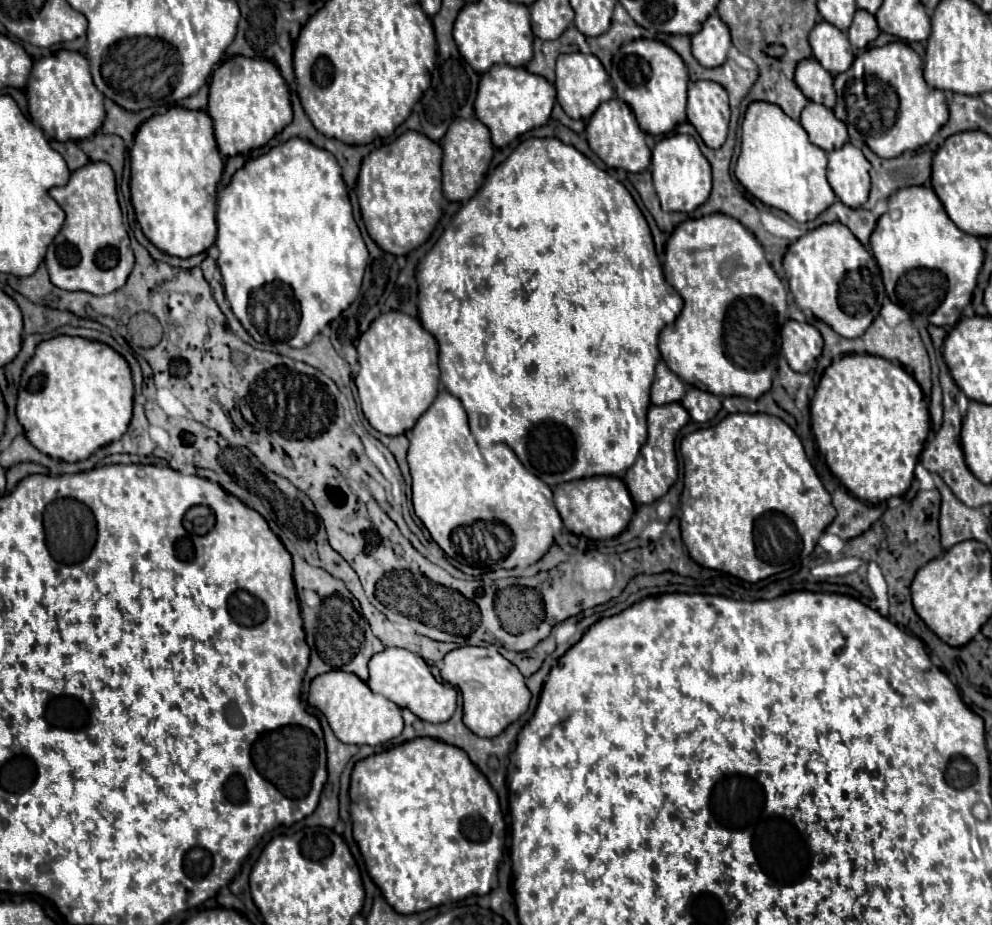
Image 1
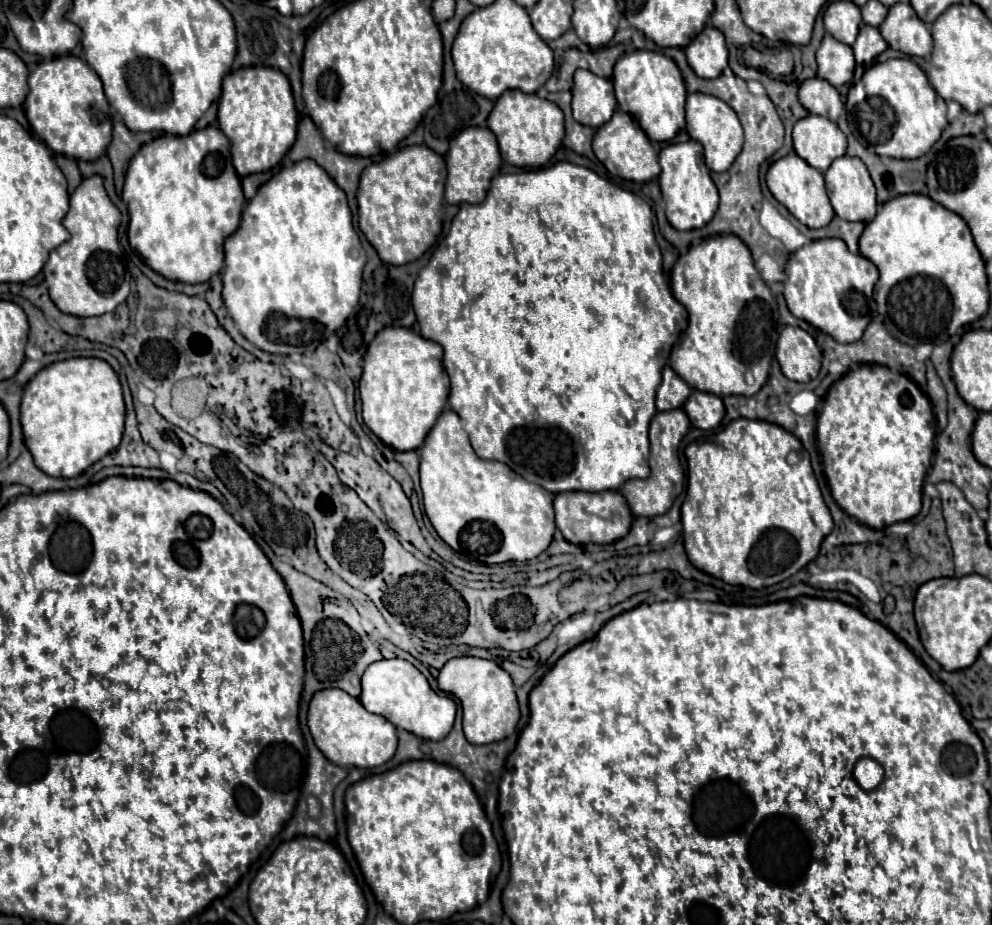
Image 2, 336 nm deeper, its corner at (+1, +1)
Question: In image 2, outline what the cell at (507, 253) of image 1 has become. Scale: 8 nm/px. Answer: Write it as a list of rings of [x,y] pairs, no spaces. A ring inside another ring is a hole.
[[[558,161],[550,167],[530,169],[518,175],[496,175],[482,203],[460,205],[449,233],[439,242],[429,263],[420,269],[416,277],[412,305],[422,337],[440,343],[444,349],[442,361],[450,379],[448,403],[462,419],[478,457],[506,463],[524,479],[550,493],[620,489],[620,485],[628,479],[650,475],[648,425],[656,415],[656,387],[660,385],[660,371],[674,341],[688,325],[688,313],[684,305],[674,299],[668,283],[664,281],[662,255],[654,239],[652,209],[642,197],[568,161]]]

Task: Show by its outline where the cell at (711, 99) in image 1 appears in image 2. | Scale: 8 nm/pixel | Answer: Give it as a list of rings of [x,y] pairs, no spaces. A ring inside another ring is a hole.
[[[690,93],[686,97],[686,129],[690,137],[704,147],[704,159],[712,171],[718,171],[718,173],[726,171],[742,151],[744,137],[742,137],[742,125],[736,117],[736,111],[728,107],[728,103],[724,103],[722,99],[716,99],[714,95]]]

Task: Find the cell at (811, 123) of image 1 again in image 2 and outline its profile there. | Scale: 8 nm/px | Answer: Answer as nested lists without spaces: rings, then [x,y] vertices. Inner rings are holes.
[[[806,115],[794,125],[794,151],[818,171],[826,171],[830,163],[846,153],[846,135],[840,127],[820,115]]]

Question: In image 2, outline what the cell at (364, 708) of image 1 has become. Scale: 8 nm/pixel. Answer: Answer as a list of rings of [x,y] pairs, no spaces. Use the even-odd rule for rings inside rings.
[[[334,687],[316,691],[316,695],[312,697],[310,709],[308,709],[308,729],[318,749],[332,763],[340,767],[352,767],[352,765],[358,769],[378,767],[388,759],[392,759],[398,745],[396,727],[388,723],[388,719],[366,711],[356,697]]]

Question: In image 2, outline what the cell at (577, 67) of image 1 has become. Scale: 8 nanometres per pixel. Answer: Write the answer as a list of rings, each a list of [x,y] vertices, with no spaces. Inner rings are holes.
[[[578,69],[572,85],[574,119],[596,129],[612,117],[614,109],[616,97],[612,81],[598,77],[588,69]]]

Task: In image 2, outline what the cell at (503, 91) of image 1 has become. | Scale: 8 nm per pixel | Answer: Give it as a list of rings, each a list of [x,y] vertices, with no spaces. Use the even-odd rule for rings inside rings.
[[[504,91],[504,95],[494,101],[488,127],[496,135],[500,155],[506,163],[516,167],[542,167],[556,153],[564,137],[564,115],[556,103],[542,99],[536,93]]]

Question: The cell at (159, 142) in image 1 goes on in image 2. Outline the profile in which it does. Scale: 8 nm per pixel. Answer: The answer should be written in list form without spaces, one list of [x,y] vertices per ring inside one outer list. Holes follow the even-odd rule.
[[[206,127],[202,131],[194,131],[188,137],[158,137],[152,143],[140,147],[128,165],[122,201],[130,211],[128,241],[156,273],[182,283],[208,281],[212,275],[220,273],[224,265],[224,239],[236,231],[244,207],[240,177],[232,167],[230,143],[226,135],[220,129]],[[196,135],[200,135],[204,143],[192,143]]]

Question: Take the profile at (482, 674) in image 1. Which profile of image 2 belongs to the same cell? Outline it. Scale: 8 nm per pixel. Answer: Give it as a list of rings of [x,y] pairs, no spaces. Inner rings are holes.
[[[456,657],[450,659],[438,675],[438,687],[444,693],[450,693],[460,699],[462,703],[462,723],[464,735],[474,745],[486,745],[494,741],[502,741],[504,737],[516,731],[520,709],[518,699],[514,693],[512,677],[494,661],[480,659],[480,657]]]

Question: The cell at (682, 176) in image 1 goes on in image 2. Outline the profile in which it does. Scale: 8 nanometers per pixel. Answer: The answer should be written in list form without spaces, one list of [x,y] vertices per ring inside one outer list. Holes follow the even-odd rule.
[[[698,141],[670,143],[660,151],[660,189],[666,201],[666,217],[674,229],[698,229],[704,227],[716,213],[718,189],[710,177],[710,169],[704,163],[702,145]]]

